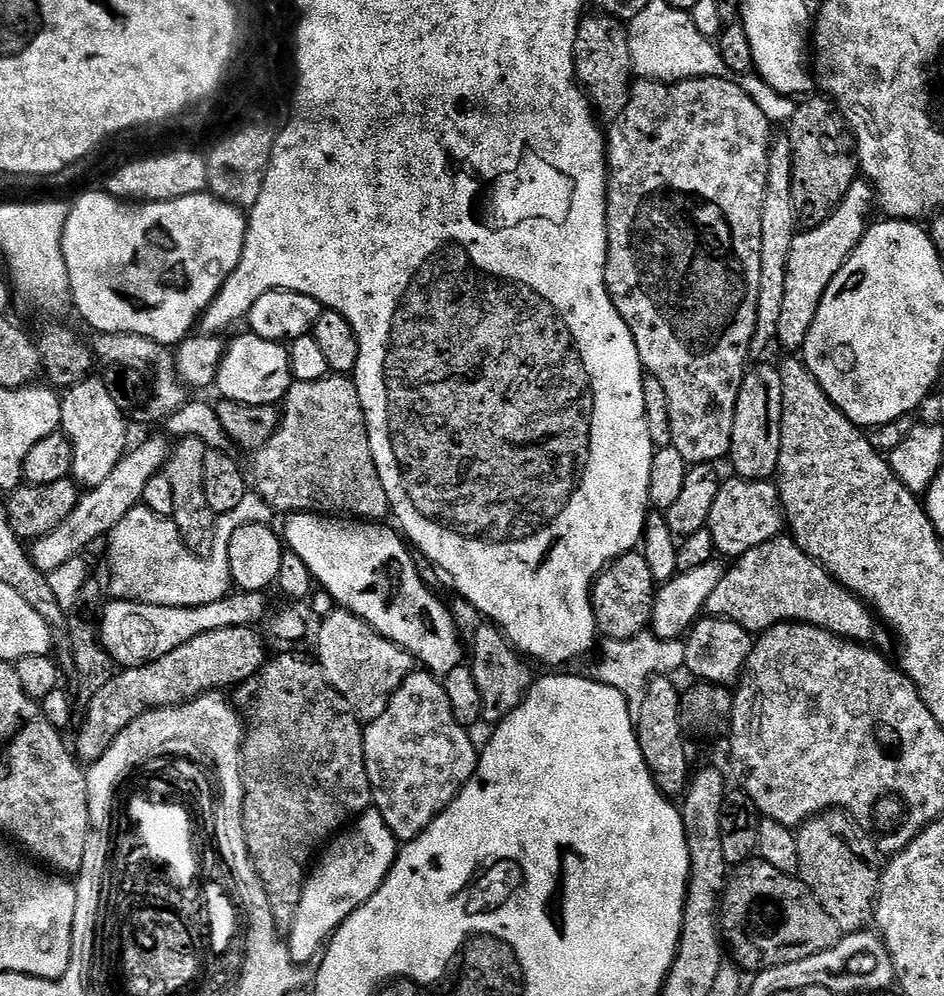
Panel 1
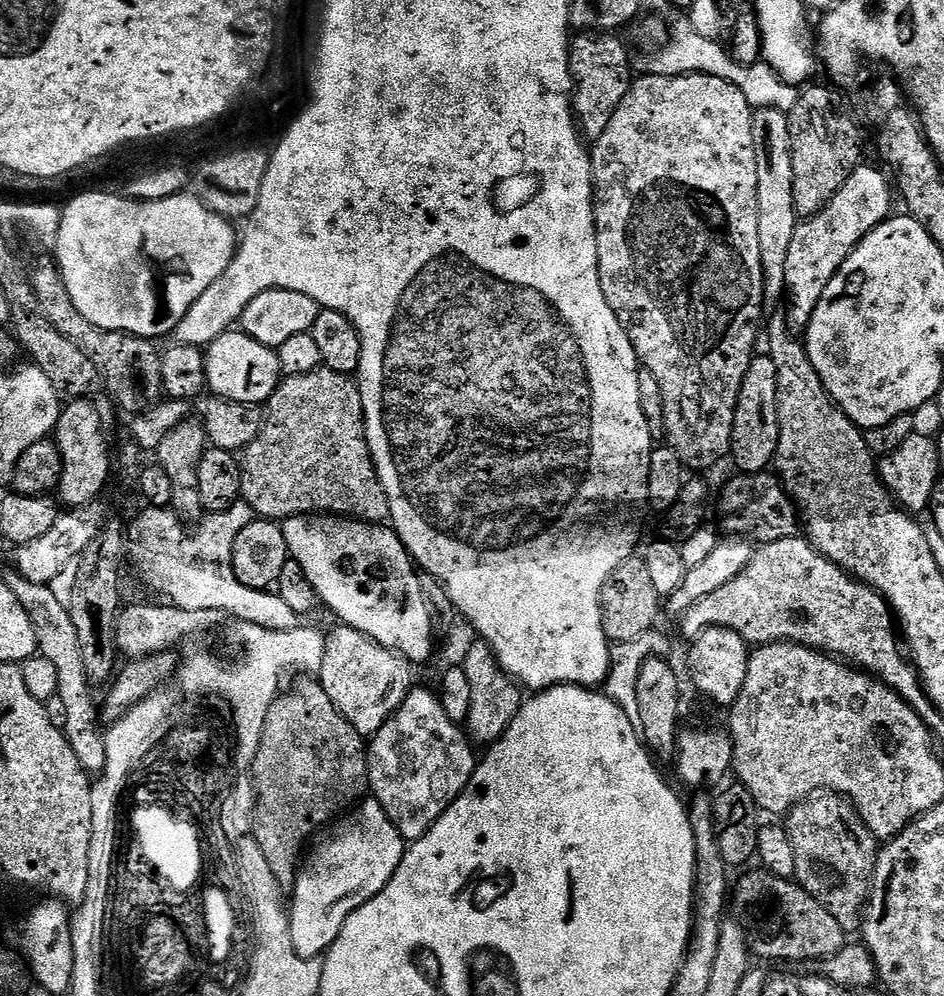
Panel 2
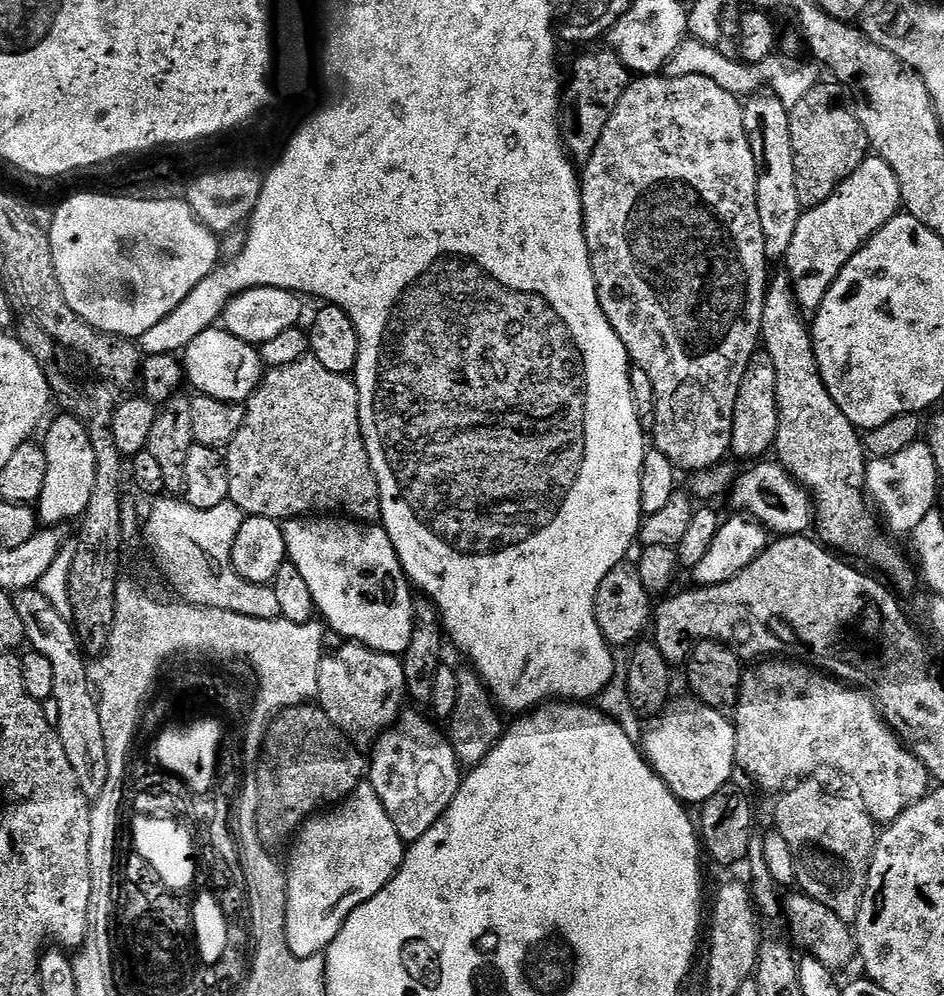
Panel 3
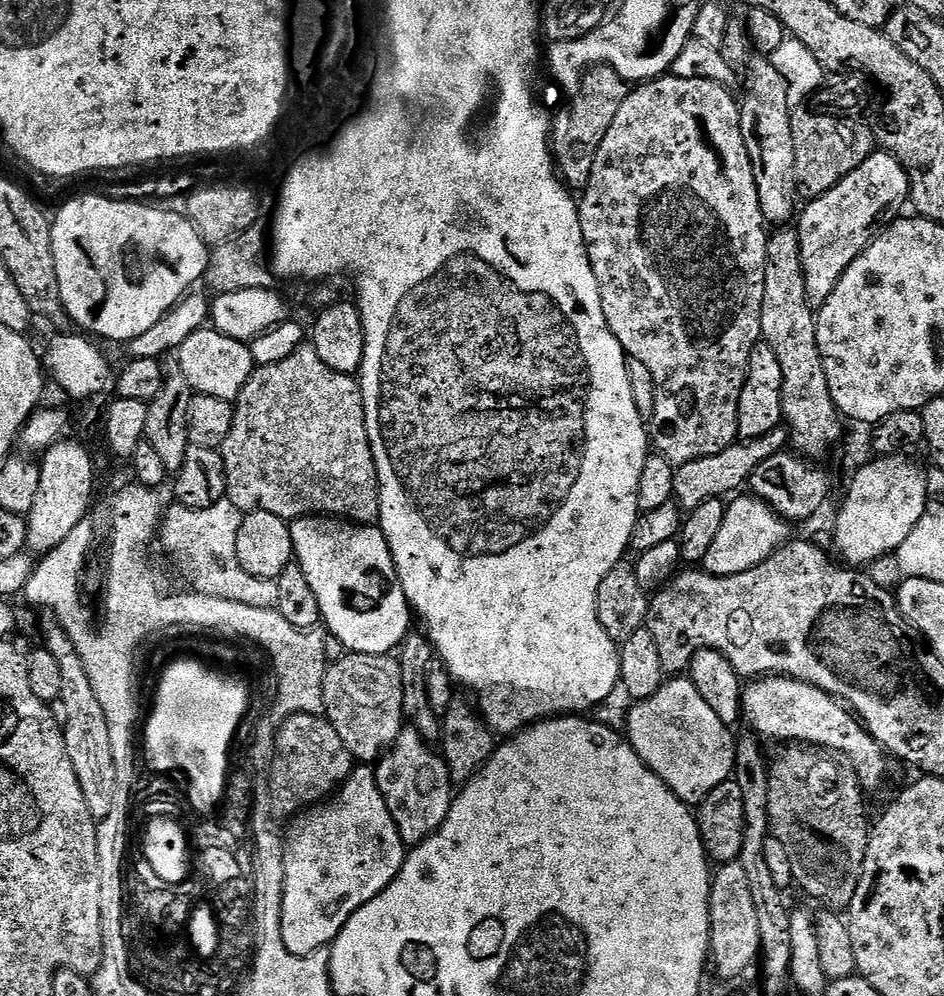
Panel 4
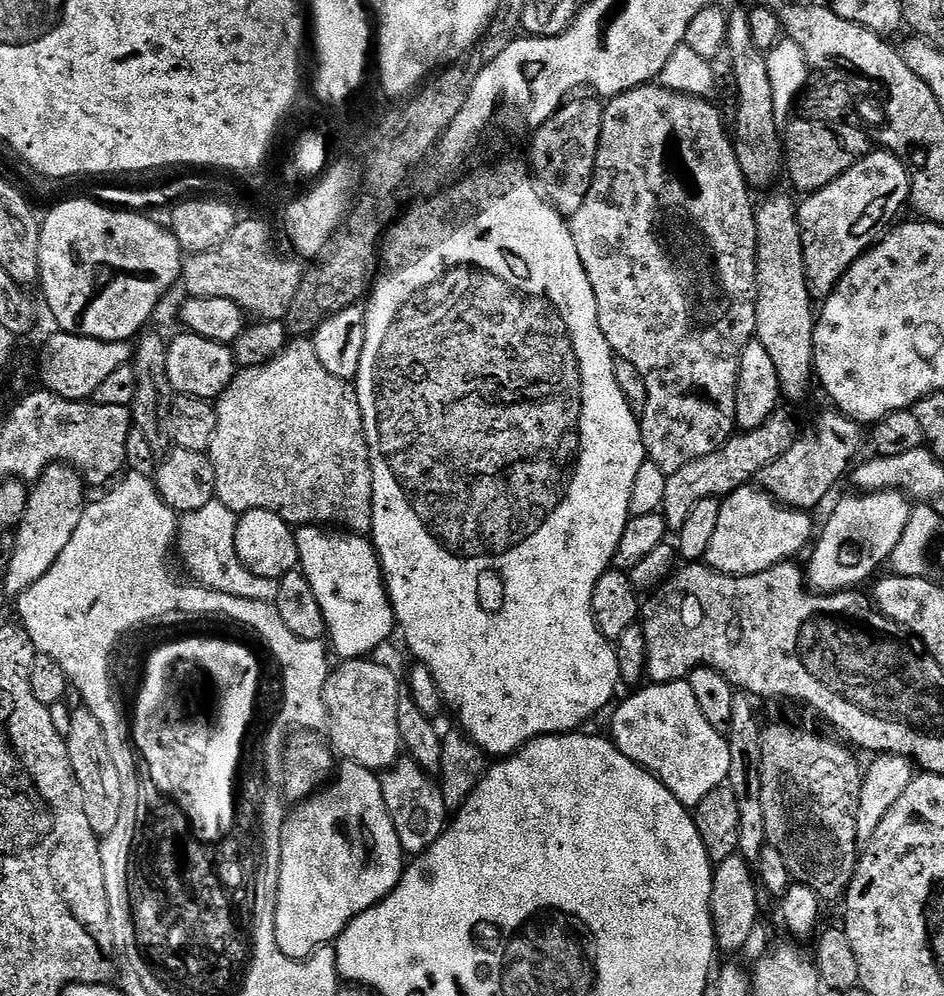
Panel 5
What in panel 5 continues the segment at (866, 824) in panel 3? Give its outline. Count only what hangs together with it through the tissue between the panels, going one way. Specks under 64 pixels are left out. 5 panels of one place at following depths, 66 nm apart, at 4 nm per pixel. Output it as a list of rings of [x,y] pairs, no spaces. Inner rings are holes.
[[[772,724],[760,734],[762,746],[762,810],[766,813],[766,838],[771,847],[786,858],[793,881],[810,886],[821,901],[839,901],[847,893],[856,873],[856,811],[860,787],[864,781],[862,764],[852,757],[851,747],[843,748],[816,732],[791,728],[788,724]]]

